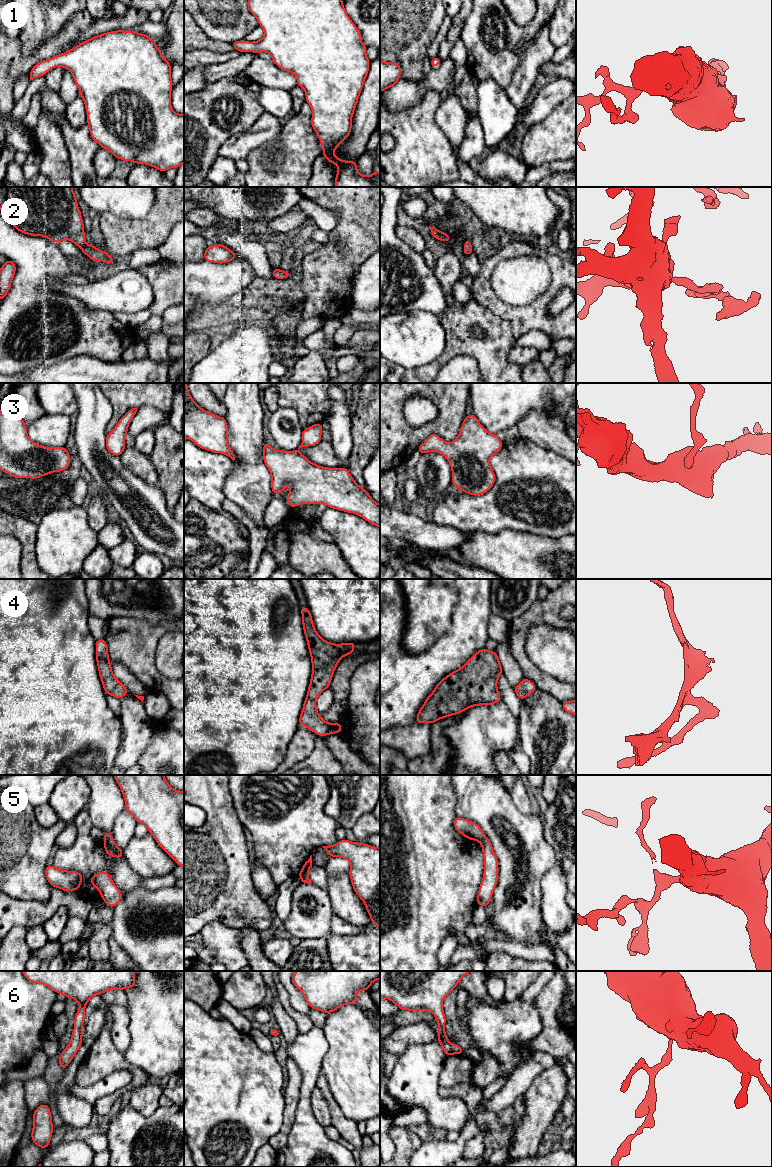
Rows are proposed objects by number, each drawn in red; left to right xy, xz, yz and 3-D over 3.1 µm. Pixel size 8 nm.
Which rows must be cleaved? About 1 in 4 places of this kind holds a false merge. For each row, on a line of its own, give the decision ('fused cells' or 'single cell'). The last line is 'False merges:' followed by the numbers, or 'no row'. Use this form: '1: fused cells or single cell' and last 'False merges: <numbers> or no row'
1: single cell
2: single cell
3: single cell
4: single cell
5: fused cells
6: single cell
False merges: 5

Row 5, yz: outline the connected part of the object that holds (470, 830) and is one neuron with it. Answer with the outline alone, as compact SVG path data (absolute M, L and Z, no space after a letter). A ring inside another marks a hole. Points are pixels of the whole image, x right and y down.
M456 817L454 819L454 828L465 838L480 842L485 834L477 823L467 819Z

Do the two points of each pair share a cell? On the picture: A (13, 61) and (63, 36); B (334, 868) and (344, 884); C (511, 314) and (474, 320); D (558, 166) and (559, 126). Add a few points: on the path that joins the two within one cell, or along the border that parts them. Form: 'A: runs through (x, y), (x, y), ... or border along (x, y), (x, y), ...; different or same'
A: runs through (25, 61), (30, 61), (51, 47); same
B: border along (328, 872), (334, 875), (348, 873); different
C: border along (477, 303), (506, 319), (513, 333); different
D: border along (565, 159), (545, 162), (536, 168); different

